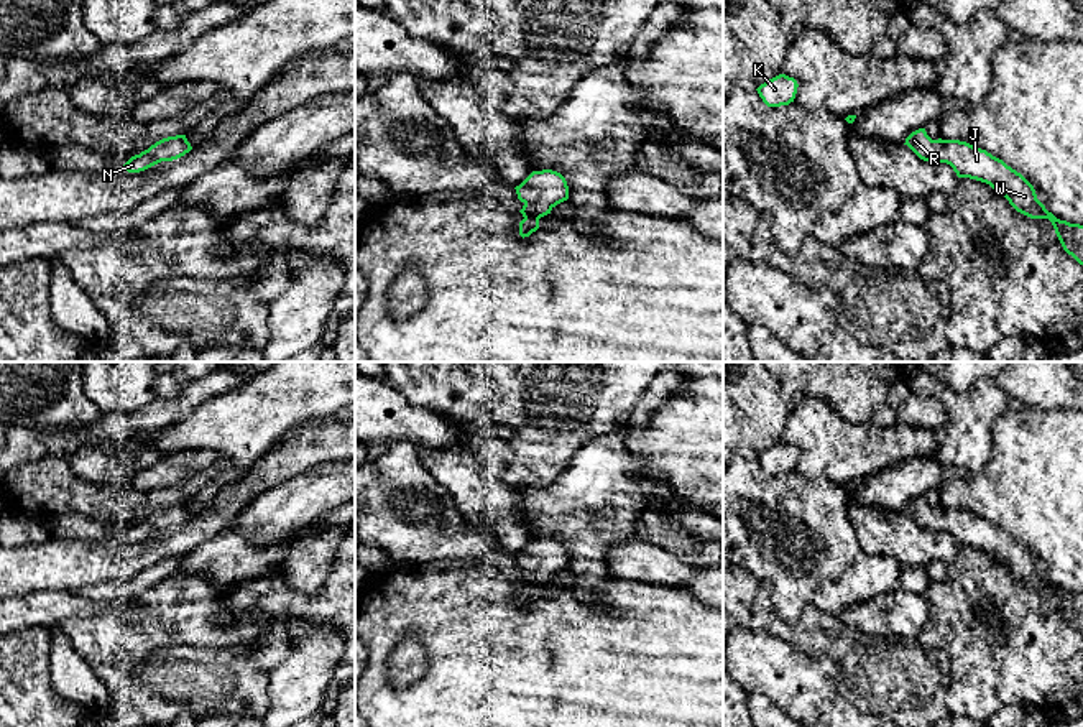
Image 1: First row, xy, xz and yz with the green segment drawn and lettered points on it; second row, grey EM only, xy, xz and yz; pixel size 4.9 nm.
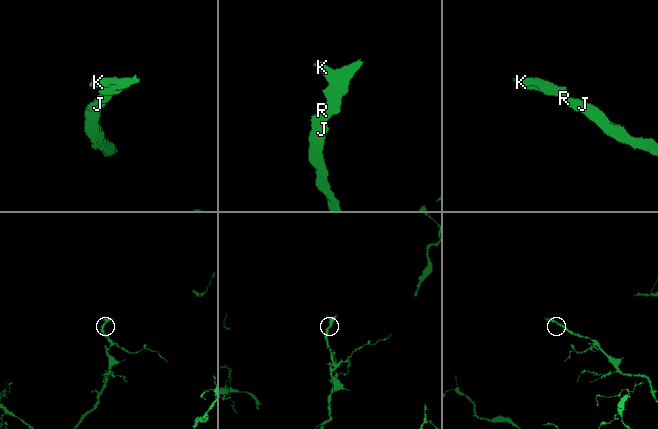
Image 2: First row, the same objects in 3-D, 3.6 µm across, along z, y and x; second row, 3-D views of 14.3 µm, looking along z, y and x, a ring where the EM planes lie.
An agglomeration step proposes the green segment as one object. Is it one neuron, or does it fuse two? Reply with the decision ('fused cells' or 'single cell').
single cell

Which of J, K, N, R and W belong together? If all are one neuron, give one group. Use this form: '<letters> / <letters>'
J K N R W

